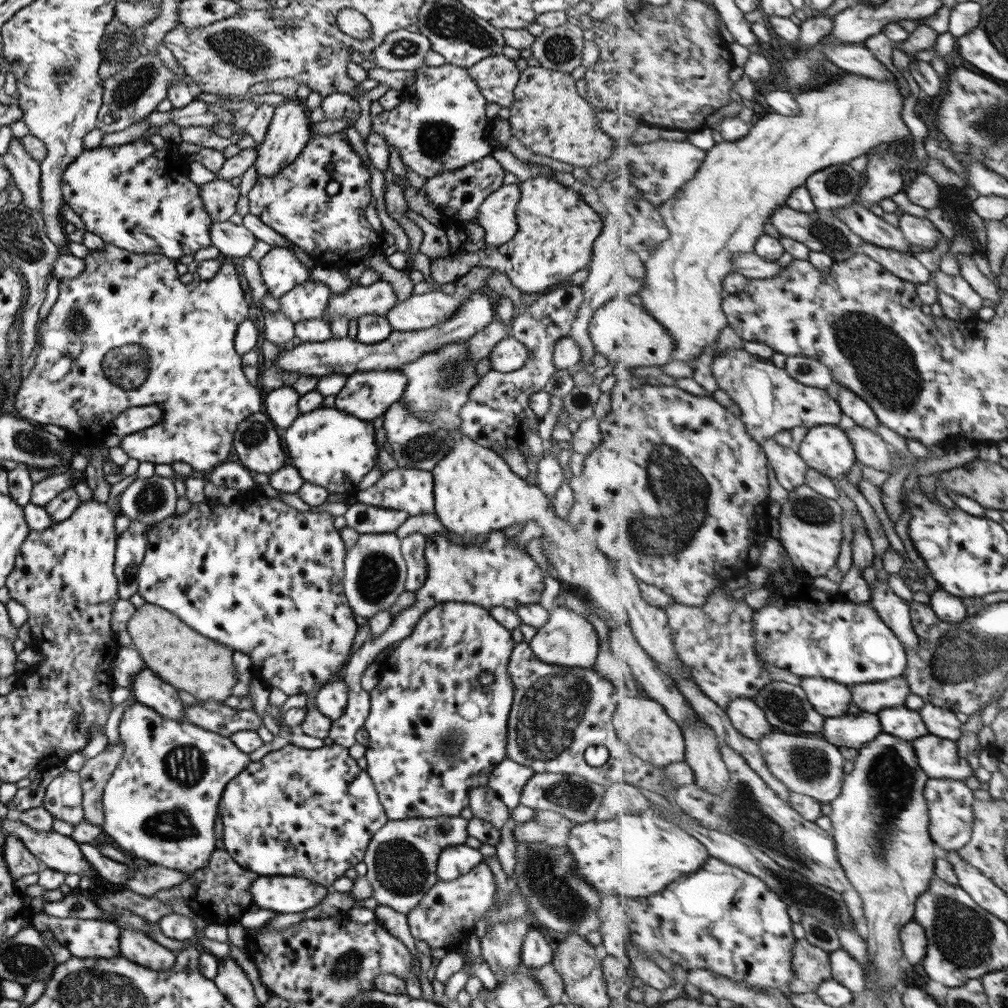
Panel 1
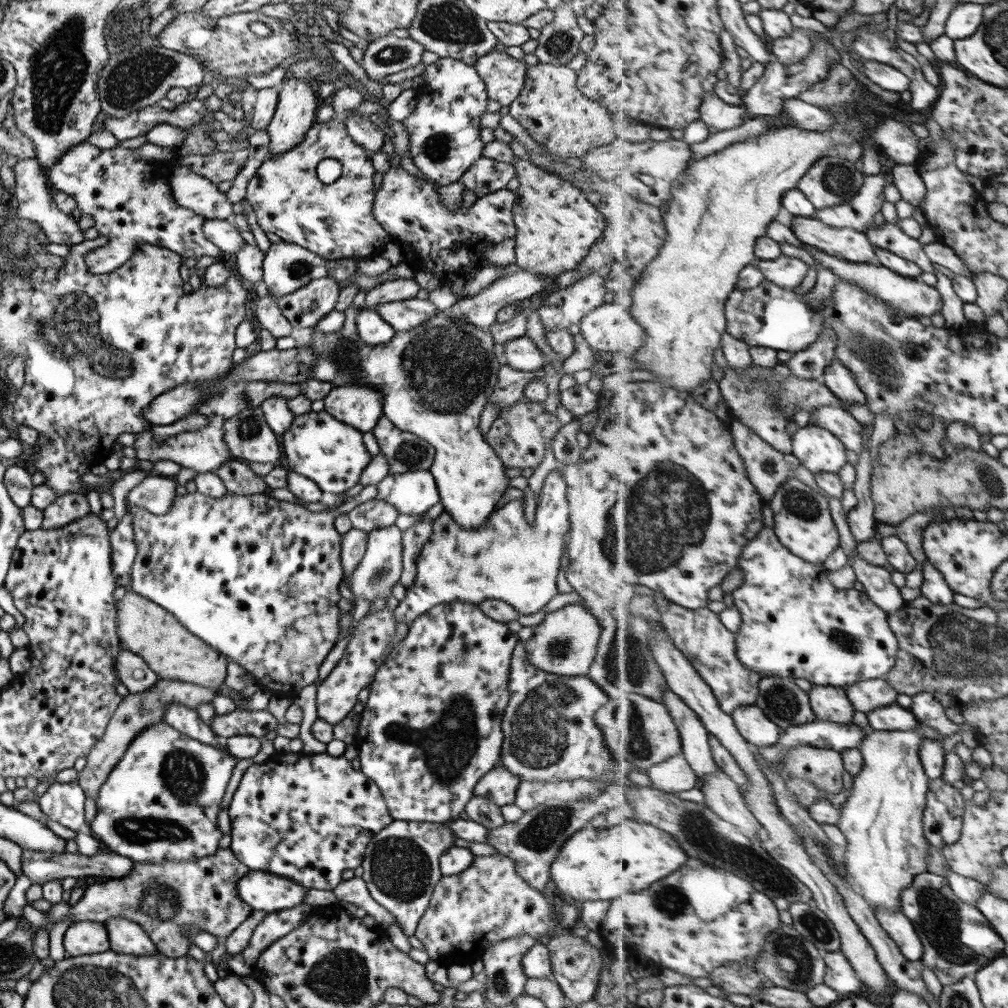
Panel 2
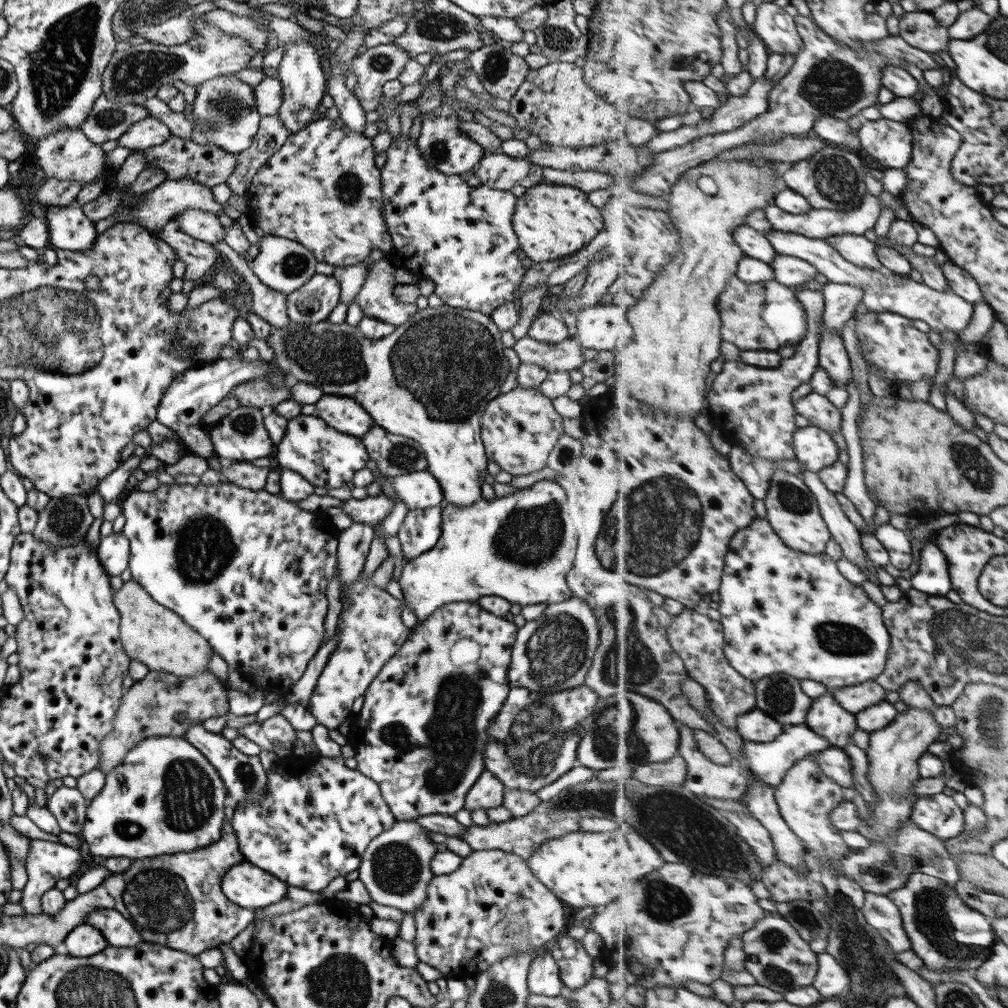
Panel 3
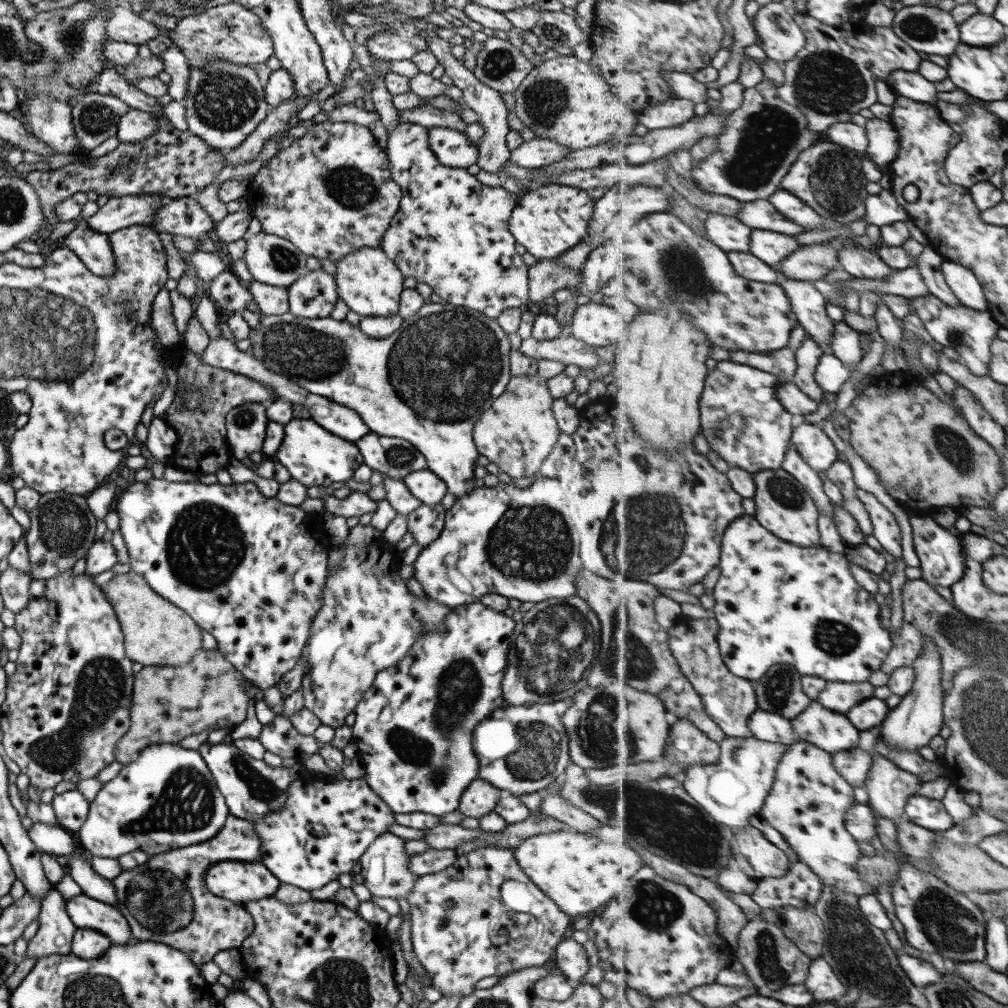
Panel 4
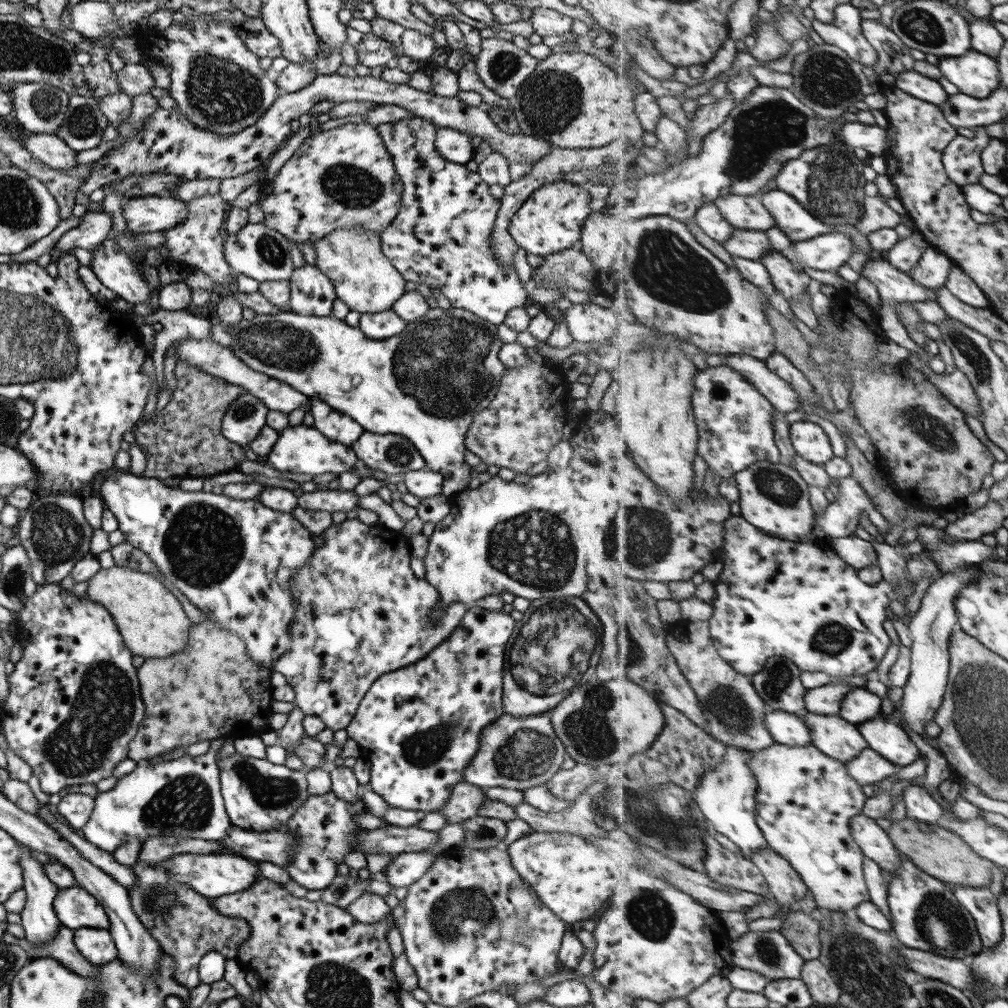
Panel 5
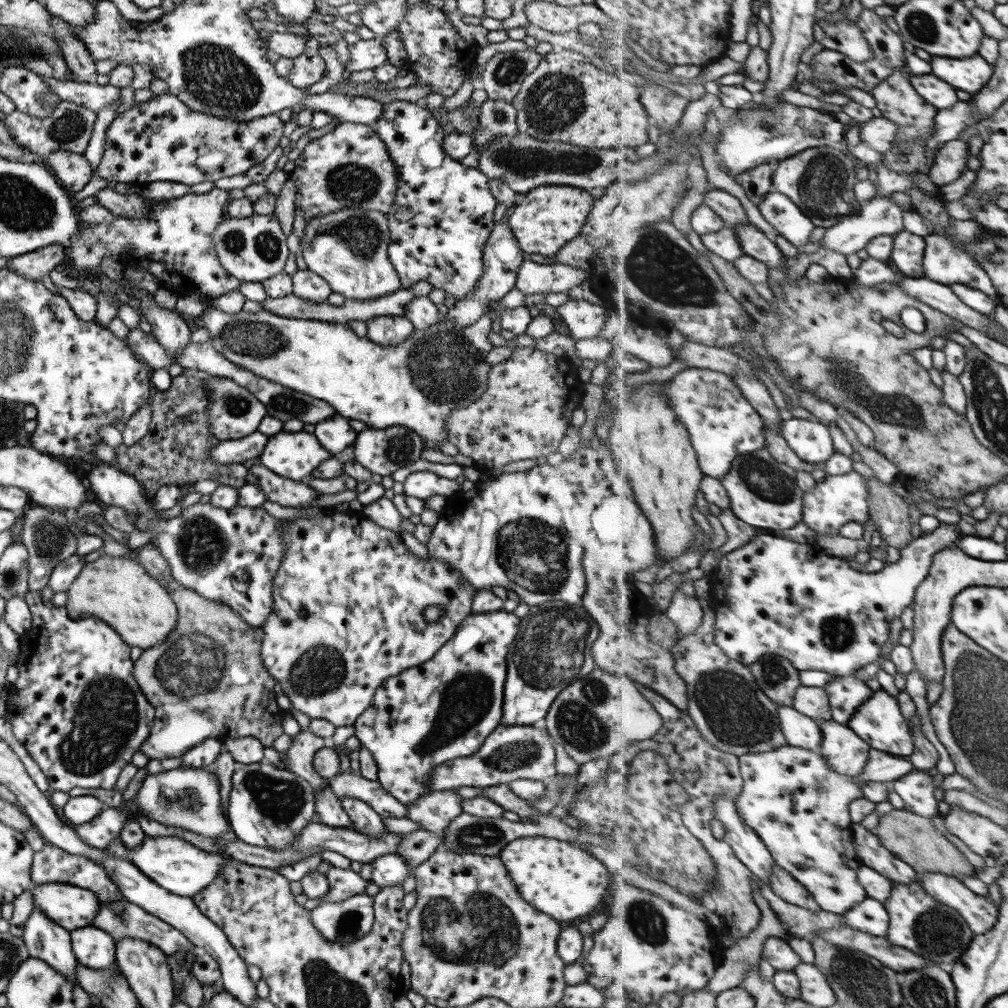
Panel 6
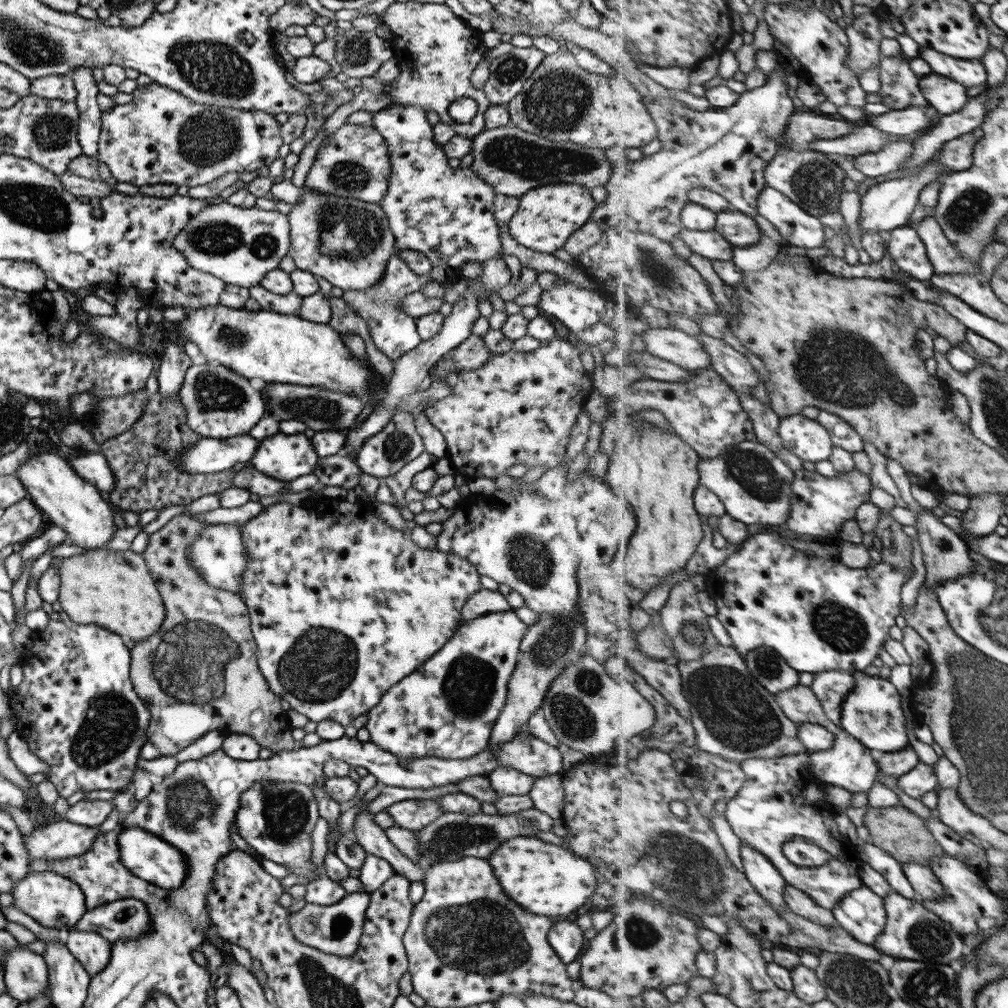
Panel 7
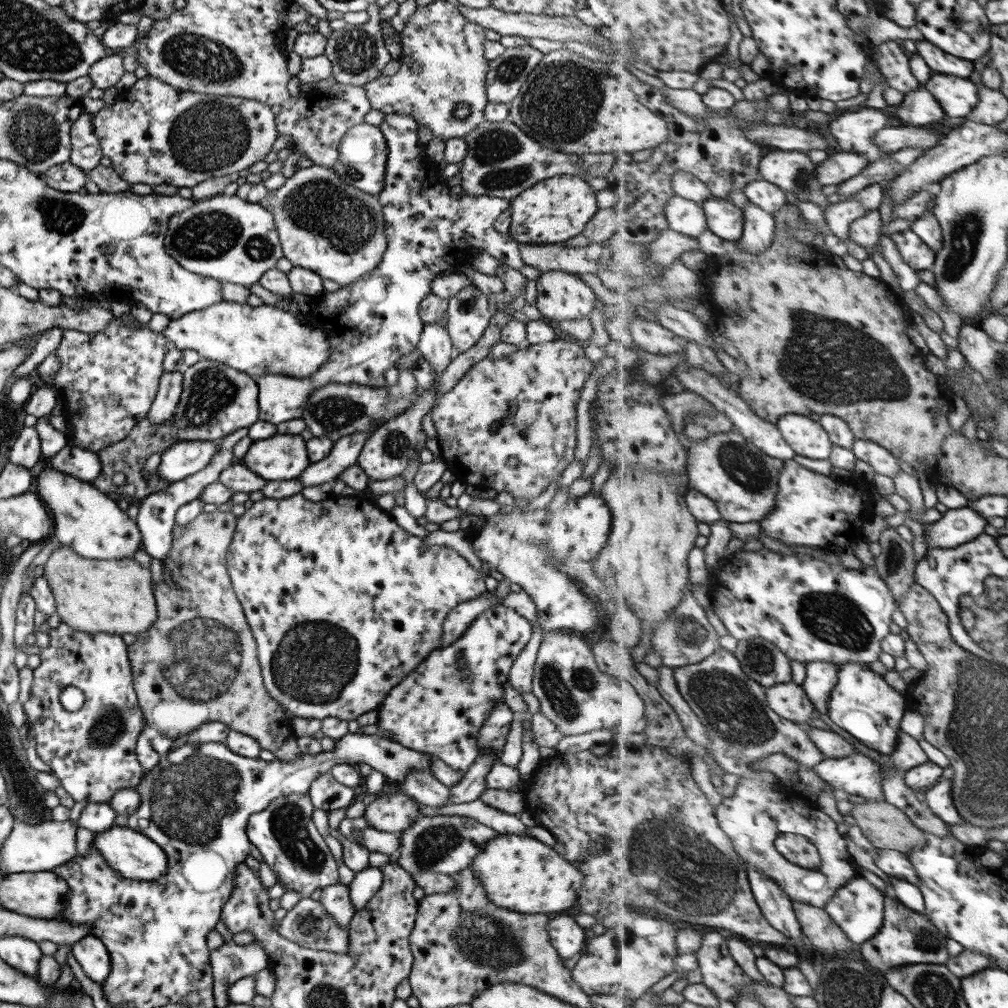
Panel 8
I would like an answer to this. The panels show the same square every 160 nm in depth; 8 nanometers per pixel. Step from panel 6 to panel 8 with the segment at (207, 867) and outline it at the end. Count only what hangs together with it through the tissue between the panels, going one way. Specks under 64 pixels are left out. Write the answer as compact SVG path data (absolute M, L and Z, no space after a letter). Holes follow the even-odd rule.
M114 825L103 832L96 833L90 843L94 845L106 860L109 868L118 872L123 878L131 880L157 880L166 873L167 857L156 842L127 827Z

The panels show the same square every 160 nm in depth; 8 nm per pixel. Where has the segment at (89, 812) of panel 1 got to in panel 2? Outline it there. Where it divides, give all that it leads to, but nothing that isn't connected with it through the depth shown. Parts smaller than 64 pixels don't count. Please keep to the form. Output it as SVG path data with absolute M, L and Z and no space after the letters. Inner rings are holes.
M159 678L153 686L150 686L143 692L128 694L117 705L113 711L111 718L106 724L106 728L101 738L89 749L86 754L84 767L77 772L75 780L84 792L84 797L89 799L97 799L97 791L105 782L111 769L117 764L122 754L127 750L129 743L140 733L145 727L151 726L153 723L164 720L164 708L171 703L177 703L187 708L196 710L199 703L211 702L216 692L207 690L202 686L189 684L187 681L163 680Z

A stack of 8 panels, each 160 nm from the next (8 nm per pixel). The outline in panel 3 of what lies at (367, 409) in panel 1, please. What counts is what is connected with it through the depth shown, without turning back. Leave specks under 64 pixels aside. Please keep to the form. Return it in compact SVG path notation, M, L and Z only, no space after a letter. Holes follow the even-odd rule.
M326 394L314 405L315 416L322 418L330 427L358 439L374 425L373 419L352 398Z

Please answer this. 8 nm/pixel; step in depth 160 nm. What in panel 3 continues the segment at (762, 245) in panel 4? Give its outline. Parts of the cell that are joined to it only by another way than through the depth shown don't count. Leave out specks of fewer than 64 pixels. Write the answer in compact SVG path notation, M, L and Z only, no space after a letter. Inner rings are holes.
M772 229L770 232L765 233L766 237L773 243L778 255L793 255L797 258L802 258L810 262L818 272L823 274L828 281L839 284L852 284L853 286L860 286L864 290L863 301L865 306L871 311L878 313L897 313L901 316L910 318L911 320L923 320L929 326L931 330L939 332L939 335L943 331L952 331L958 335L969 326L971 319L974 315L975 305L972 302L967 302L964 298L961 298L953 290L938 291L933 287L927 286L924 282L916 282L908 277L900 277L897 273L884 268L883 270L875 270L869 267L859 266L849 262L844 255L840 253L832 245L828 239L809 238L804 234L786 233L783 231L777 231Z

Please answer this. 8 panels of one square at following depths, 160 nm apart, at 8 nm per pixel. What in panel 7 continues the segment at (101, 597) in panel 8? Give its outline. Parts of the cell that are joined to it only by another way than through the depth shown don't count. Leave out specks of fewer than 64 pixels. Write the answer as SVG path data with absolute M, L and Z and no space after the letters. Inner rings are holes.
M110 550L88 551L63 558L59 564L57 602L71 622L96 624L113 634L127 636L137 645L160 628L164 606L141 554Z

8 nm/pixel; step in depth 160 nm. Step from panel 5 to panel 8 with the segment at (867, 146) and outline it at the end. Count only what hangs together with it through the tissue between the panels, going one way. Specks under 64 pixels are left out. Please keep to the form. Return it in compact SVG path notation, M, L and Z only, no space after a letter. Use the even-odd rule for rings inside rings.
M925 88L907 93L892 116L894 124L927 128L934 127L948 117L941 103Z

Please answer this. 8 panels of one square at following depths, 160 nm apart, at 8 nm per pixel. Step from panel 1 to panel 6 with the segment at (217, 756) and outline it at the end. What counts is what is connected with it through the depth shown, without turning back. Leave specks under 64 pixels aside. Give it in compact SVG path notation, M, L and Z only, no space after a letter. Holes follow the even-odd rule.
M176 767L145 775L135 796L128 802L135 805L135 814L144 814L159 824L177 826L214 839L229 830L228 822L221 813L219 787L217 777L204 767ZM104 806L95 818L89 822L75 825L73 829L84 843L103 849L111 840L119 837L121 826L130 818L132 818L132 814L129 811Z

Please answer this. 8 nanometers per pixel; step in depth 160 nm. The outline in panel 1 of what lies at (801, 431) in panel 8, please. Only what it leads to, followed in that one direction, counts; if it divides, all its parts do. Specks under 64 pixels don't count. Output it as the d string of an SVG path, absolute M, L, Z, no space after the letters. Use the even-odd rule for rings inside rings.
M833 423L809 429L798 451L811 469L834 480L847 475L859 462L852 438L845 429Z

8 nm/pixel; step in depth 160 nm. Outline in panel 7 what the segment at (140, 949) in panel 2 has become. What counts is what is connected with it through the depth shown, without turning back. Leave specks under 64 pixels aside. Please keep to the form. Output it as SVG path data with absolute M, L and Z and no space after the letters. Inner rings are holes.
M47 870L28 872L25 878L17 882L10 894L13 896L15 908L45 928L57 928L65 931L67 928L71 928L86 911L84 894L81 889L68 878Z

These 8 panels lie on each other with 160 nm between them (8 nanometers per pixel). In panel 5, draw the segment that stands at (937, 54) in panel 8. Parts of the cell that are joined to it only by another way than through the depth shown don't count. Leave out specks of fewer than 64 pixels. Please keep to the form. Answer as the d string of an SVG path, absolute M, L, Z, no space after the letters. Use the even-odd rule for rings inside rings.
M972 49L964 56L940 58L938 68L944 78L959 86L960 93L987 98L1001 85L997 59Z

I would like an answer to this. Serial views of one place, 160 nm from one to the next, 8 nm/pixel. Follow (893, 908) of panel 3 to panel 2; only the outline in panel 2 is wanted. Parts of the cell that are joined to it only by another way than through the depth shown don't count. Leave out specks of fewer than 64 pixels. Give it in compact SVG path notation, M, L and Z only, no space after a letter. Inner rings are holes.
M875 907L875 910L879 922L897 943L901 952L909 960L921 962L924 957L924 944L912 920L907 918L901 909L884 910L884 908Z

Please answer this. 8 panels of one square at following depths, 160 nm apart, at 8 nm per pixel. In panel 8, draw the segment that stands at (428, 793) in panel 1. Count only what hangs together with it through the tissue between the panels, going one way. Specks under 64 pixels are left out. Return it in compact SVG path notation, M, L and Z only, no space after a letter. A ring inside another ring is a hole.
M497 604L484 610L481 614L477 615L475 620L469 623L469 626L461 633L461 636L449 643L449 646L437 647L436 650L431 651L429 655L419 664L417 667L407 674L405 678L402 678L397 686L394 686L387 696L381 701L379 708L376 709L377 719L376 725L388 734L390 741L396 742L405 748L419 752L429 752L433 756L436 756L439 760L442 760L447 766L453 768L453 770L458 770L461 774L469 768L469 765L475 760L478 755L478 730L480 730L481 725L484 724L484 720L488 717L489 711L492 709L494 704L497 704L498 700L503 698L503 684L508 680L508 672L511 669L511 664L513 660L519 655L519 652L526 645L526 642L530 639L531 627L530 622L525 618L521 617L519 614L515 613L513 609L505 607L501 604Z

